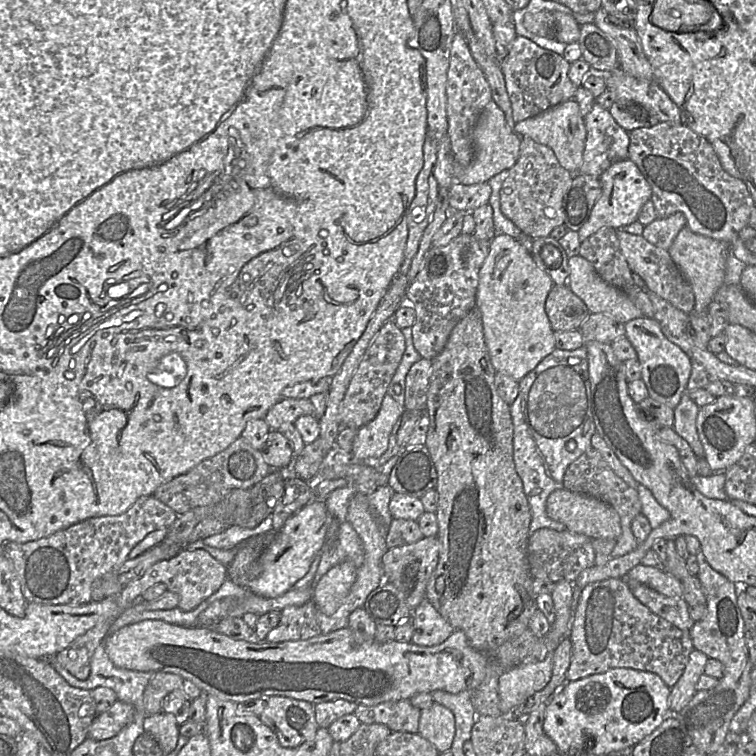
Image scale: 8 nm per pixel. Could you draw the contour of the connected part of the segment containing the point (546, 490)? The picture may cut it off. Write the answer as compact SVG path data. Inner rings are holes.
M585 346L576 350L555 349L532 371L518 381L519 393L510 405L513 422L513 460L515 470L523 482L524 493L531 511L530 534L538 529L566 530L563 523L551 519L546 513L546 500L555 490L563 488L563 478L568 466L589 449L591 437L596 434L588 405L589 372Z

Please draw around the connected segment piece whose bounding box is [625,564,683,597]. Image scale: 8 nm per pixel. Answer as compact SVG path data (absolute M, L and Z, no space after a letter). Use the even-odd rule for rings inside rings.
M639 564L627 573L625 580L637 581L668 597L682 597L680 580L662 569Z

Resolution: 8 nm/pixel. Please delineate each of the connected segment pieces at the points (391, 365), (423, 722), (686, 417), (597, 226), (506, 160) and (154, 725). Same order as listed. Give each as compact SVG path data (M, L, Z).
M394 319L387 321L366 350L339 404L338 423L341 427L359 429L376 417L405 349L402 330Z
M433 702L421 711L418 734L440 752L449 751L455 736L455 717L451 710Z
M685 393L679 404L674 408L675 421L673 429L691 446L698 459L704 457L704 449L697 432L696 421L699 407Z
M629 159L607 168L599 177L601 195L593 206L588 221L577 231L580 241L604 228L616 230L636 222L644 204L651 199L652 189L637 165Z
M490 100L480 113L472 132L474 156L471 164L459 173L458 181L464 185L488 182L503 170L510 170L518 160L522 139L513 130L505 113Z
M159 712L147 716L143 722L143 729L155 738L165 754L176 748L180 735L179 725L172 714Z

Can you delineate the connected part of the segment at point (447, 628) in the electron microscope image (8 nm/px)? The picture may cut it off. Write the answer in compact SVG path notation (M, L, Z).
M426 599L411 611L410 620L414 628L411 642L419 646L439 645L454 631L450 623Z

